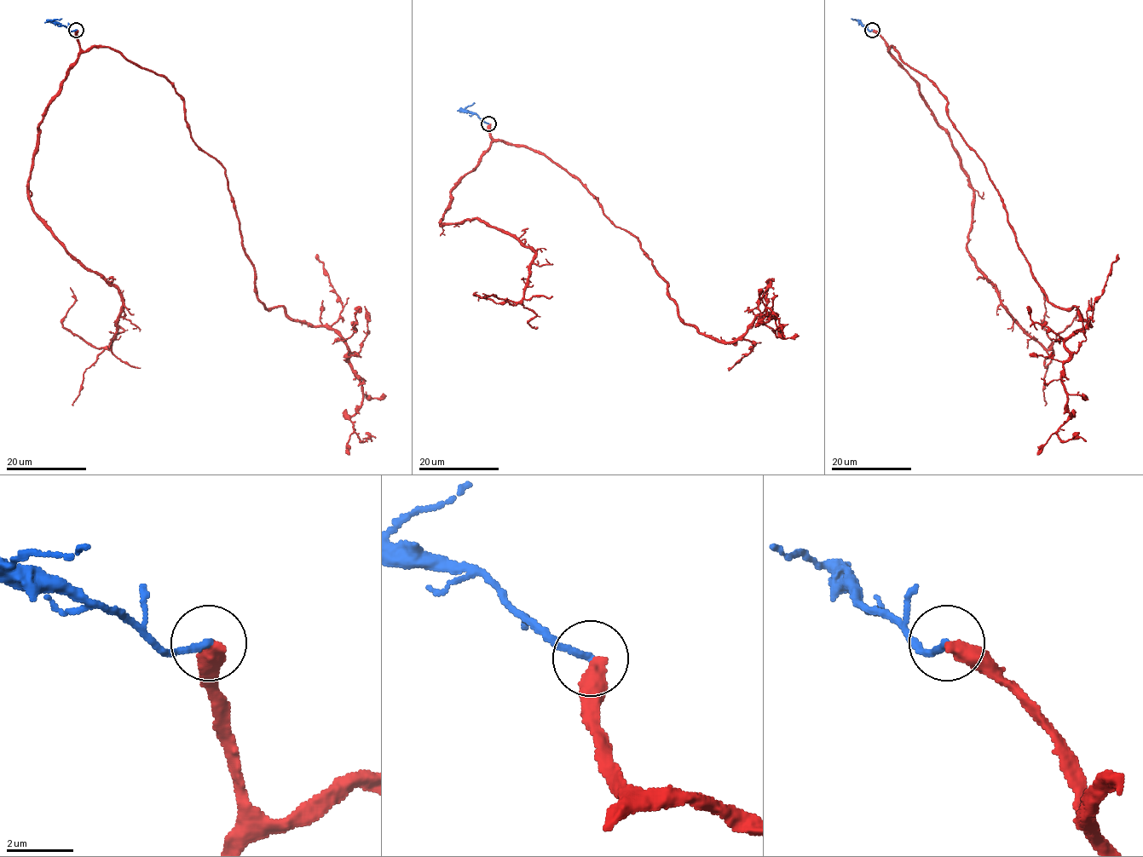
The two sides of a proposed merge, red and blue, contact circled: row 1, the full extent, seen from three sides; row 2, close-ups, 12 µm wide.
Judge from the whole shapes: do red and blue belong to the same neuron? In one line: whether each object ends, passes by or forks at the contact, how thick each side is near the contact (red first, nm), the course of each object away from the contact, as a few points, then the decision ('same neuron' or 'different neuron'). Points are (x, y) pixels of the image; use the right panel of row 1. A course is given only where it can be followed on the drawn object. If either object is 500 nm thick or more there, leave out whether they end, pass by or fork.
calibres 500 and 200 nm; course red (872, 30), (947, 101), (1045, 297), (1089, 324), (1064, 342), (1070, 414), (1057, 434), (1086, 441); course blue (872, 30), (869, 31), (851, 19); different neuron

